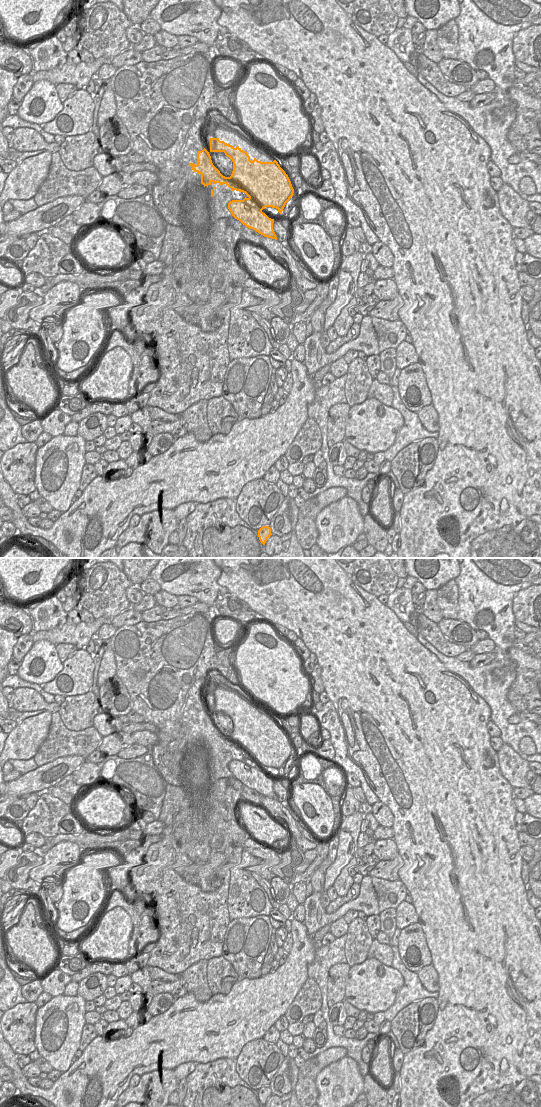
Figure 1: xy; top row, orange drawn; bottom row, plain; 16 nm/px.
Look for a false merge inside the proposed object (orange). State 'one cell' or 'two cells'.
two cells

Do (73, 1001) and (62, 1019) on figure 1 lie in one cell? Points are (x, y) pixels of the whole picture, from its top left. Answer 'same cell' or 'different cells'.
different cells

